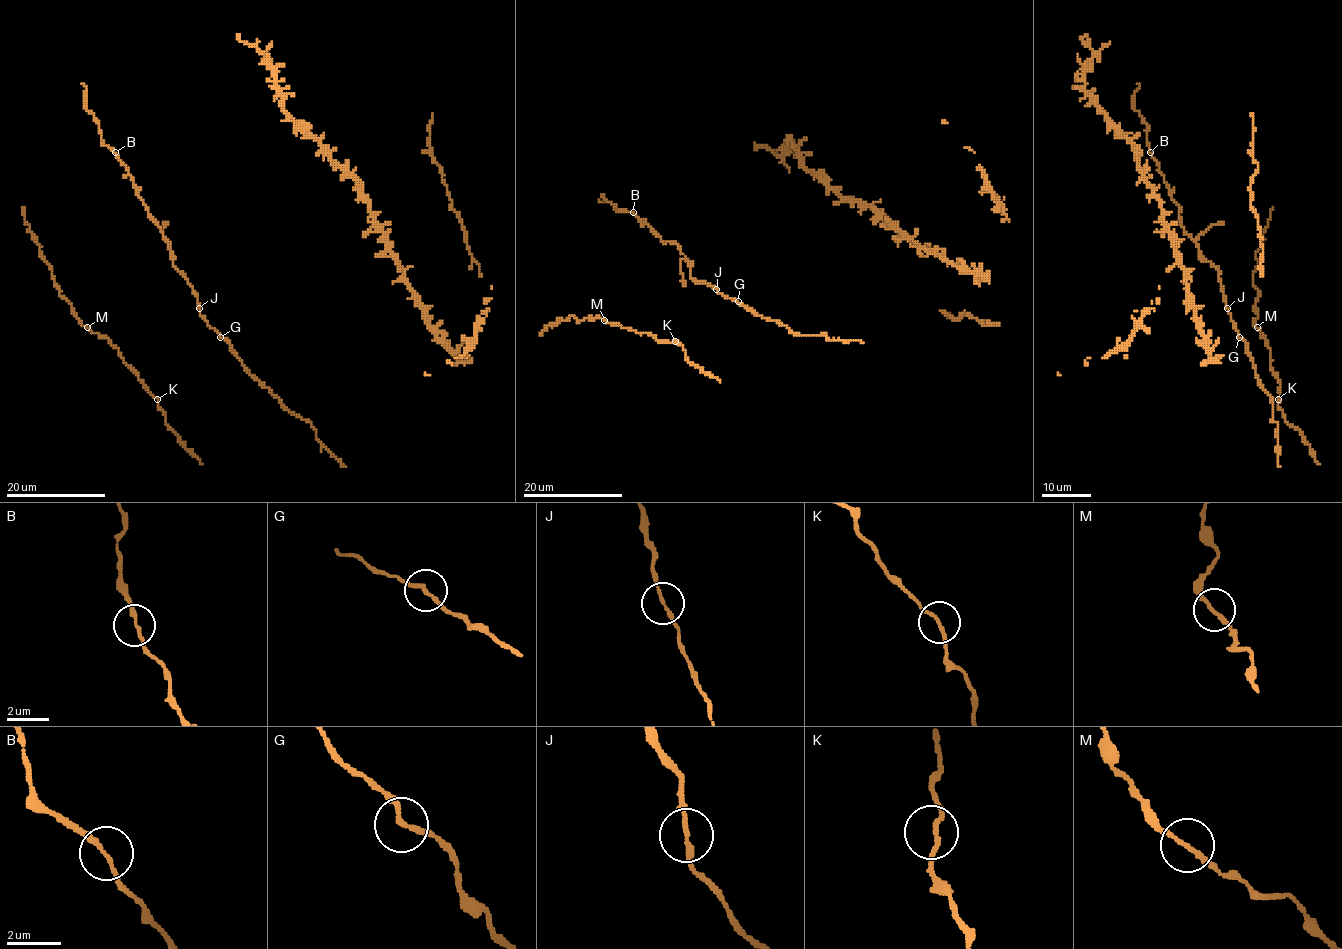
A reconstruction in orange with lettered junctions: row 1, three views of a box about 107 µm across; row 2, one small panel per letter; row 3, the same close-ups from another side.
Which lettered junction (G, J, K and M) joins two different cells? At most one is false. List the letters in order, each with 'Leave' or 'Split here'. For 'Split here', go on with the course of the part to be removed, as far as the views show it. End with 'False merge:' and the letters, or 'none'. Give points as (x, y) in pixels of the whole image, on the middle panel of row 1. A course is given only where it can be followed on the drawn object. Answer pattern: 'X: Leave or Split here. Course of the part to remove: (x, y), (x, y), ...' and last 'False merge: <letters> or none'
G: Leave
J: Leave
K: Leave
M: Leave
False merge: none

